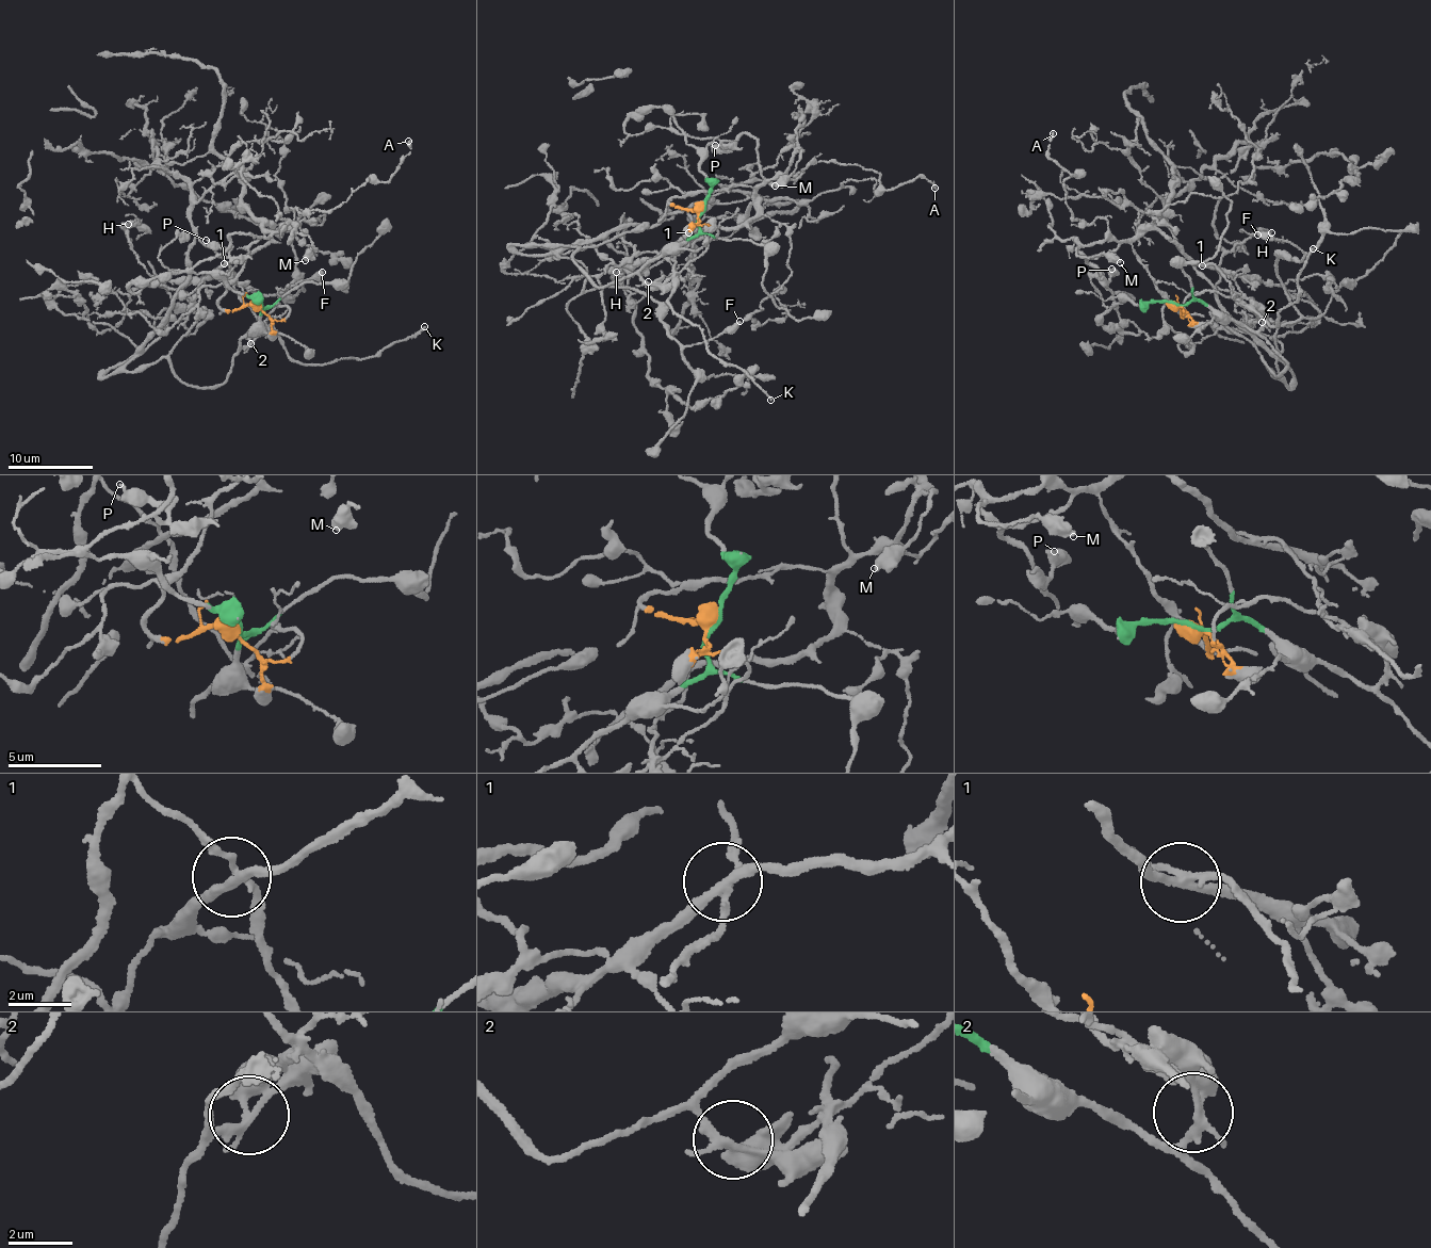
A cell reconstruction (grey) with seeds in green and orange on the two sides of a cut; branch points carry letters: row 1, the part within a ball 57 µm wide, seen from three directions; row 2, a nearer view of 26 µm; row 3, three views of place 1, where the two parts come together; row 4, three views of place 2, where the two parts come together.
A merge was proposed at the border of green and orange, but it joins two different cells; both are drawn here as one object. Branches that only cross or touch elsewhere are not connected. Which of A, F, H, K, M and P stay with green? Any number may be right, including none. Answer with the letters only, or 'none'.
F, K

